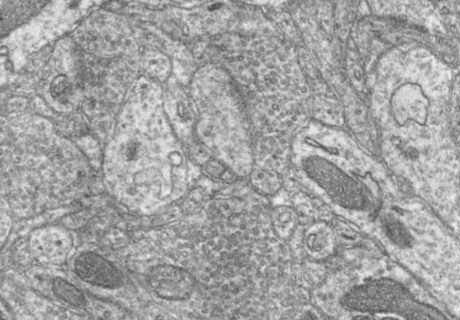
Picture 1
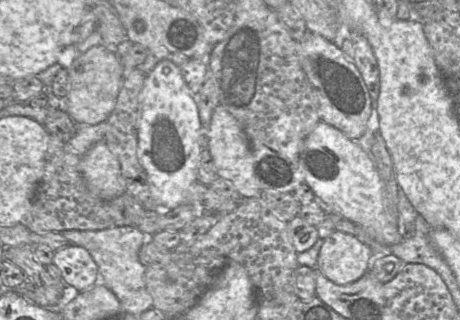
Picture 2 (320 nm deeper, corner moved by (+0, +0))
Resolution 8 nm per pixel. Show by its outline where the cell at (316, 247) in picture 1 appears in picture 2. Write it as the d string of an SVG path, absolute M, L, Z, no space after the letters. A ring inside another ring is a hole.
M335 230L323 239L317 267L330 281L347 285L370 269L373 253L356 236Z

